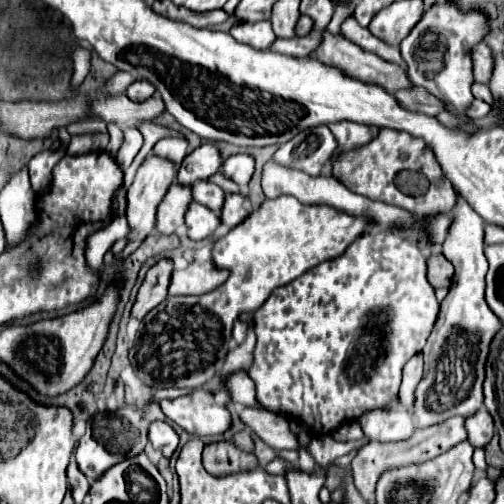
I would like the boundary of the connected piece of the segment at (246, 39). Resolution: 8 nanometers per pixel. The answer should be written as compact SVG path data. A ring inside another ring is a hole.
M258 21L258 23L236 23L232 29L230 29L230 35L240 41L240 43L246 43L254 49L260 49L260 51L268 51L274 43L274 31L272 31L272 25L270 21Z

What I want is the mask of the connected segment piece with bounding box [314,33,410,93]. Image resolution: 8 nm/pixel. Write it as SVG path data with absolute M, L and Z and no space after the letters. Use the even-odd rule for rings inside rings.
M326 33L322 47L316 49L314 57L318 57L318 61L330 61L330 65L342 65L346 73L354 73L356 77L362 77L362 81L378 81L378 85L386 85L390 93L410 87L402 67L360 49L342 35Z

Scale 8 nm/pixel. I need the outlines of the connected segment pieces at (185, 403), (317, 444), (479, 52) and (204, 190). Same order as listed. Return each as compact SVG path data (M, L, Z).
M194 389L186 397L160 401L164 415L192 435L218 435L230 429L230 413L214 401L208 389Z
M330 435L324 437L316 437L310 441L308 449L316 459L318 467L328 467L332 461L336 461L342 455L348 455L352 449L360 449L368 443L368 437L362 437L358 441L346 441L346 443L338 443L334 441Z
M482 43L482 45L474 47L472 57L474 57L474 77L476 77L476 81L488 85L492 69L494 69L494 53L490 51L490 47L486 43Z
M200 181L192 185L194 191L194 201L198 201L200 205L206 205L208 209L214 209L214 213L220 213L224 207L224 191L208 181Z

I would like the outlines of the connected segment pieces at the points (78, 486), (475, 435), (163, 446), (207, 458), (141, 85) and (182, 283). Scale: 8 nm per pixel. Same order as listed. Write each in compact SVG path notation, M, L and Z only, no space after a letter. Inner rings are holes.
M70 463L70 465L68 465L68 481L70 481L70 487L72 487L74 501L76 501L76 503L82 503L82 499L84 499L84 495L88 493L90 485L88 485L86 477L80 473L80 469L78 469L76 463Z
M484 407L478 413L474 413L472 417L468 417L464 427L468 433L468 441L474 447L486 447L494 435L494 421L492 421L490 413L486 413Z
M154 421L150 425L148 437L150 437L152 447L160 449L164 453L164 457L168 457L168 459L178 449L178 433L168 423L164 423L164 421Z
M218 441L218 443L206 445L202 453L202 463L208 473L218 475L218 477L224 477L242 469L258 467L254 453L242 451L234 447L230 441Z
M138 79L134 81L128 89L126 89L126 95L132 99L132 101L146 101L150 95L154 95L154 85L148 83L146 79Z
M192 261L186 269L174 269L170 295L204 295L228 279L228 269L218 269L212 261Z

